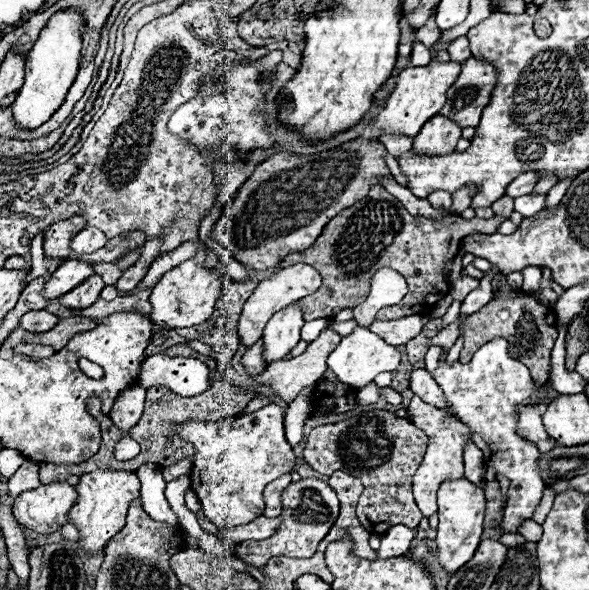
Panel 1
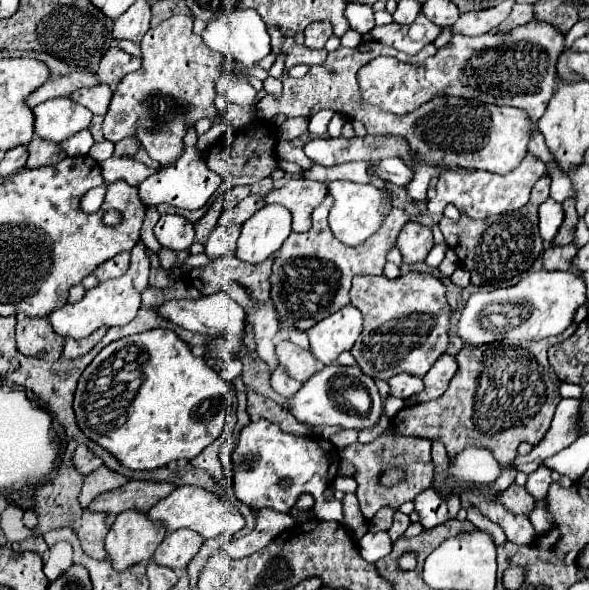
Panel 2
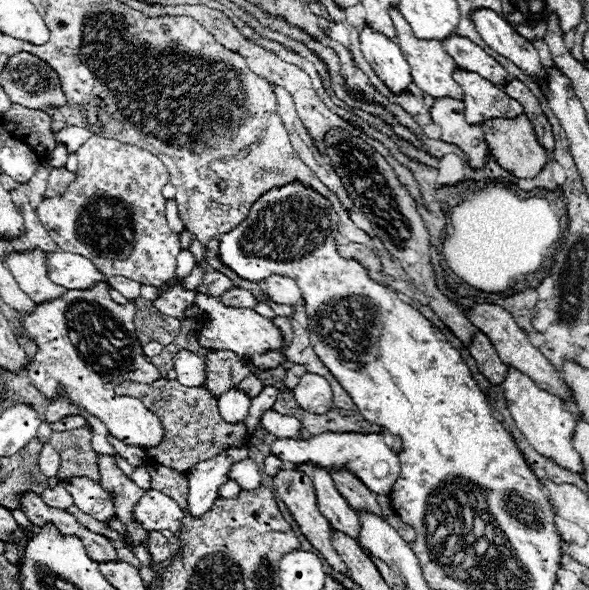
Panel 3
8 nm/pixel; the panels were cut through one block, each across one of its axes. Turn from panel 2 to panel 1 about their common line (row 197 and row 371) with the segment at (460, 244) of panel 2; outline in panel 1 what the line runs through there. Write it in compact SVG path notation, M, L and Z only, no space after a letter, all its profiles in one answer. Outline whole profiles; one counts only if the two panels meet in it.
M518 292L516 298L512 296L500 296L490 300L482 310L472 314L464 326L464 346L460 352L462 362L470 362L472 354L486 344L488 340L494 338L506 338L508 340L508 352L516 358L522 360L530 368L532 380L536 384L544 384L548 380L548 370L550 370L550 352L554 346L554 340L558 336L558 330L554 326L554 310L542 302L538 302L532 294Z

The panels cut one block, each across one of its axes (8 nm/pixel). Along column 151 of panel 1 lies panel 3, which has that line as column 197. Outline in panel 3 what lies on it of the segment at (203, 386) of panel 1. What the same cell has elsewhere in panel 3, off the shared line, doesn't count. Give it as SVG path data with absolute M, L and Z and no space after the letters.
M182 350L176 354L174 370L178 374L178 382L184 386L204 386L204 382L206 382L204 360L188 350Z

